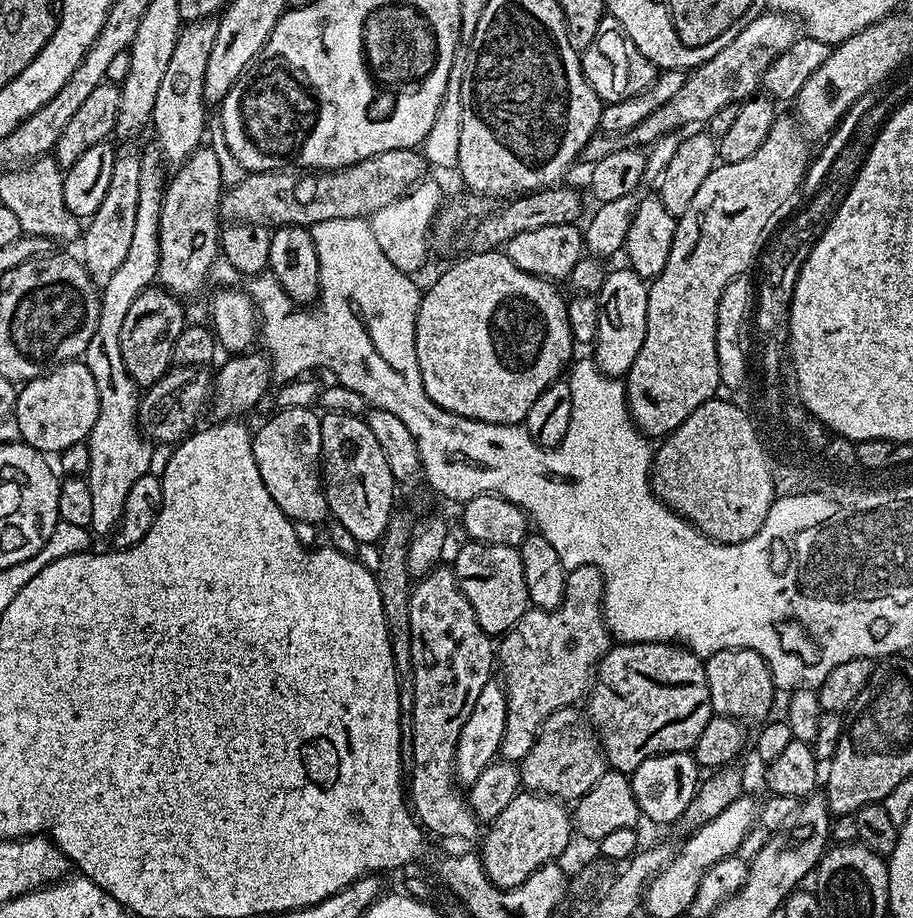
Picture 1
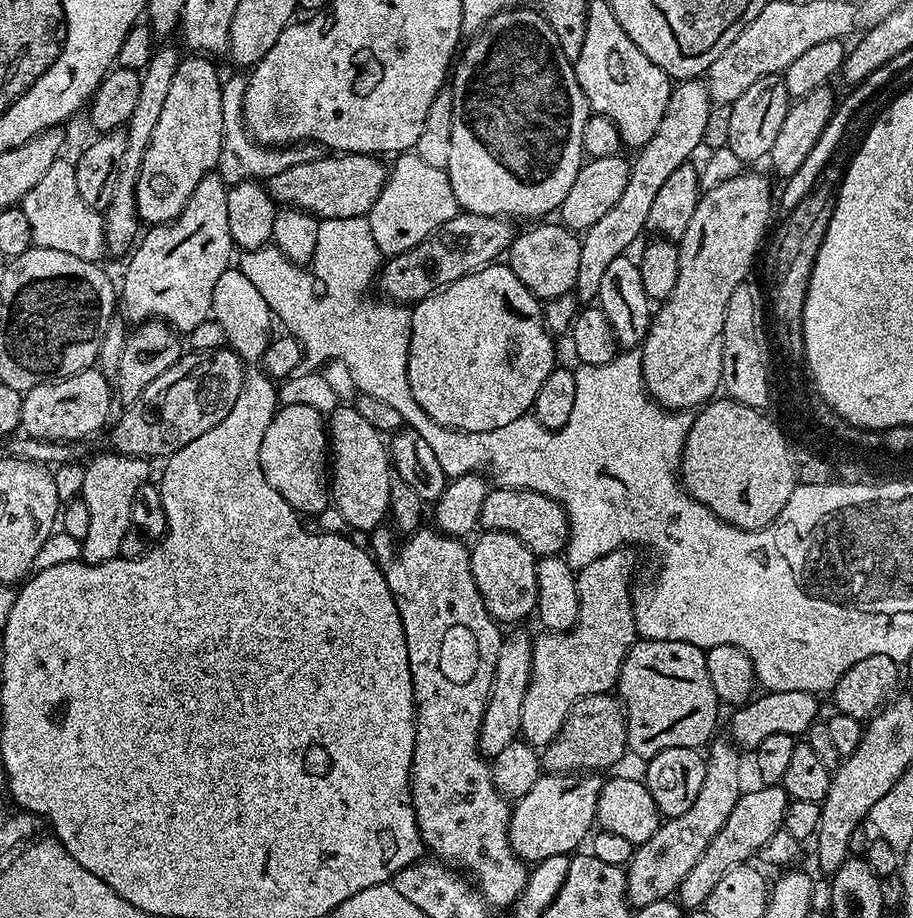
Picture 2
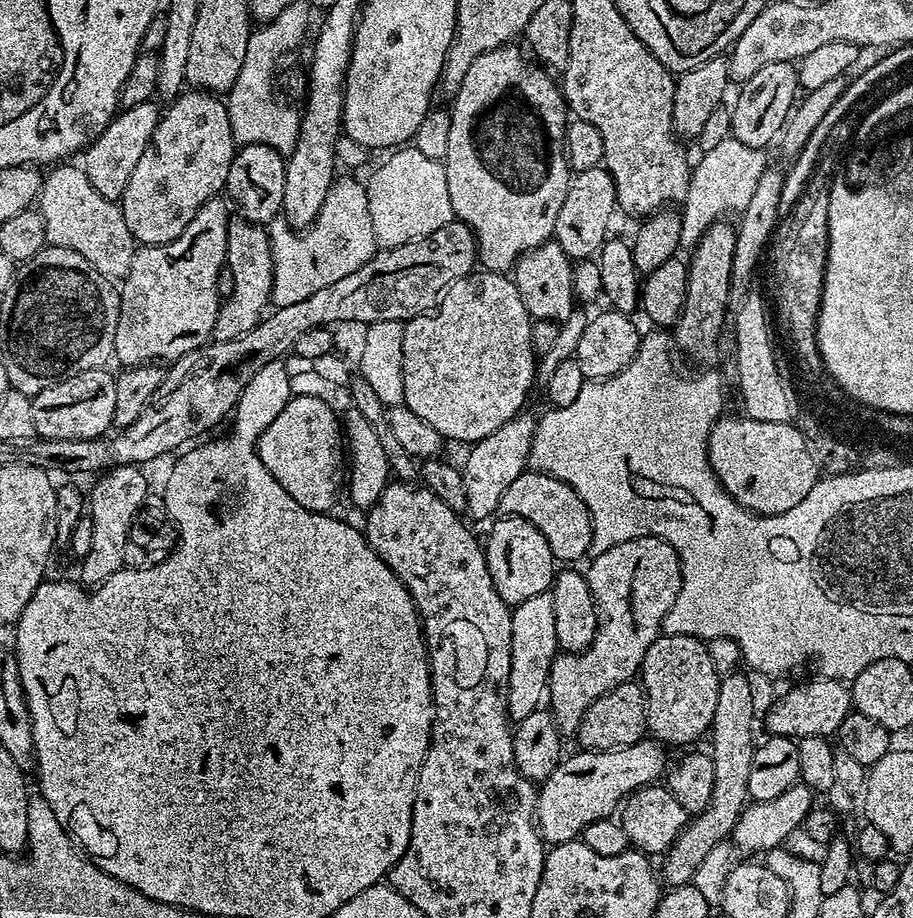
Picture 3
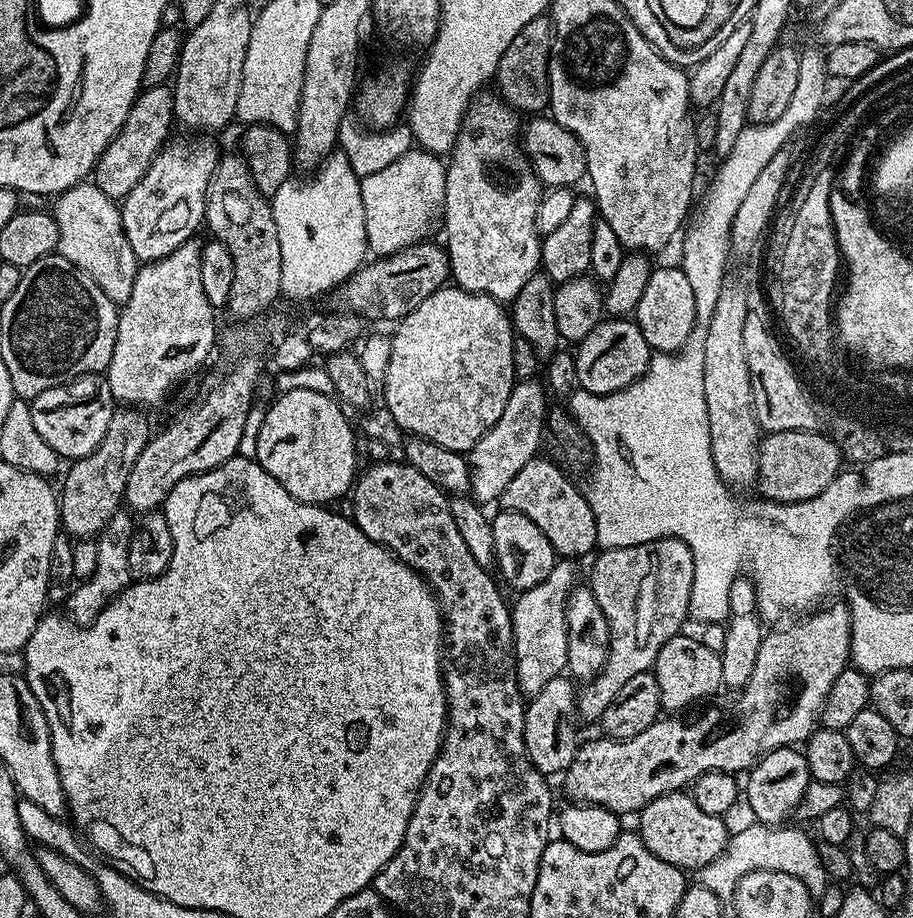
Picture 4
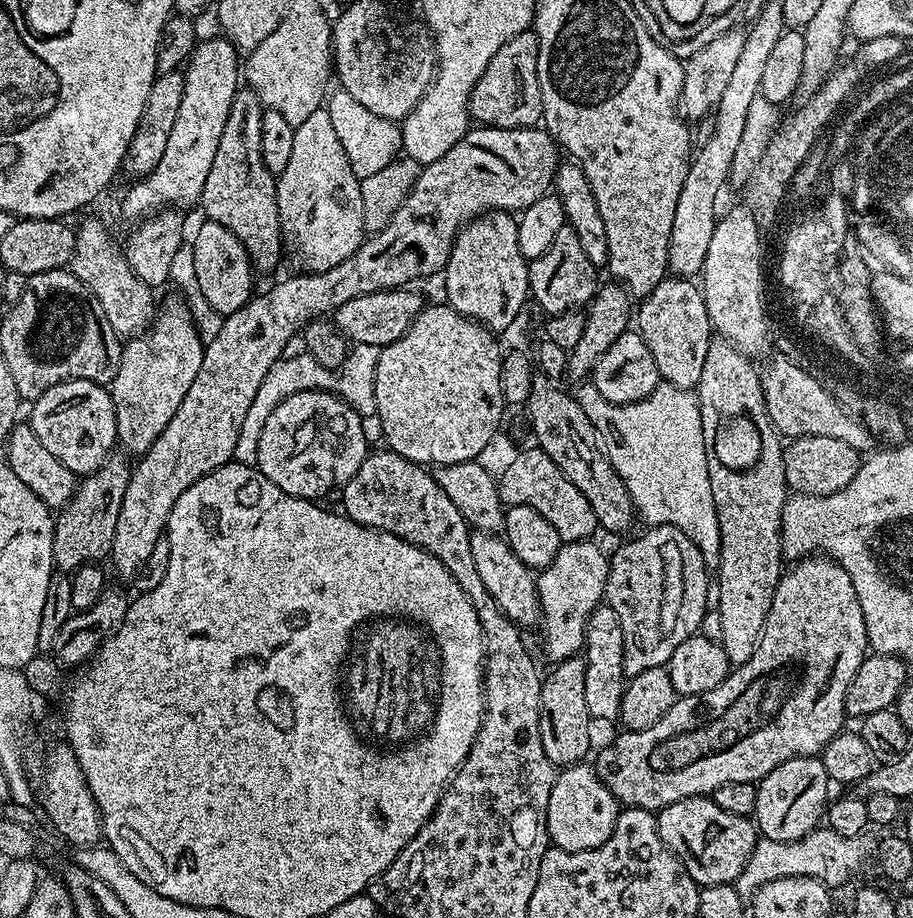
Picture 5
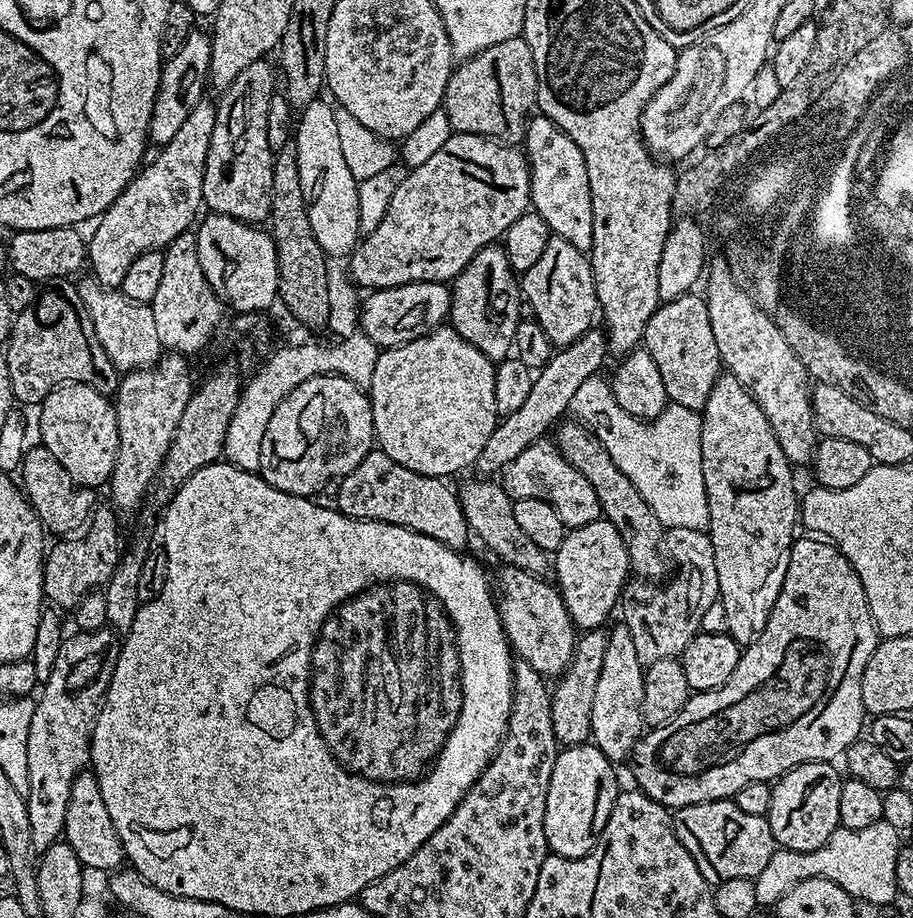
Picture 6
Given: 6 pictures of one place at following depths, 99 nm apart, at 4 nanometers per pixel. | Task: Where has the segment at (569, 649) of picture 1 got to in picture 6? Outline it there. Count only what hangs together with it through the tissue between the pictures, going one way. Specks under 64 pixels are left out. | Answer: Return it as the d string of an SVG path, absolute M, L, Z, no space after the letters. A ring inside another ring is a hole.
M667 529L662 548L667 559L676 563L676 577L665 584L641 578L629 579L618 605L619 611L624 611L622 623L630 630L630 638L634 638L634 650L638 650L640 663L645 666L662 658L679 657L686 645L700 632L702 614L706 614L706 609L720 595L718 566L714 566L712 540L707 531Z

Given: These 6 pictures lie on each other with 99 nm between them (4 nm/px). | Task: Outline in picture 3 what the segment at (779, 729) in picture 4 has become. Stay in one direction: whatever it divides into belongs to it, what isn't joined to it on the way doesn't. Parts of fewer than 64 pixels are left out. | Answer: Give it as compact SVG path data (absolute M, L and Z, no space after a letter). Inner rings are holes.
M645 738L625 748L609 752L576 750L572 757L561 759L536 793L536 827L540 839L551 846L577 839L590 822L607 820L624 801L640 788L657 783L665 775L665 749Z

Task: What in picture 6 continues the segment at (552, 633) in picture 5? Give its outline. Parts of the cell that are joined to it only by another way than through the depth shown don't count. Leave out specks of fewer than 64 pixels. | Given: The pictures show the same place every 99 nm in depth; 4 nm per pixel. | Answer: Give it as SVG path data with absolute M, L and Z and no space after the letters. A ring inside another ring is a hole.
M606 519L565 531L564 541L554 553L554 583L560 589L566 610L580 630L596 630L609 623L608 615L617 611L624 586L630 579L626 542Z

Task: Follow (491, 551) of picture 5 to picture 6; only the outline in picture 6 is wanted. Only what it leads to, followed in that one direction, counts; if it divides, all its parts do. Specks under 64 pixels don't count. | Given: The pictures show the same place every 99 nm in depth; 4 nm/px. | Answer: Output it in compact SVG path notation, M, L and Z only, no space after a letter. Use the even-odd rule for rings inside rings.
M509 564L500 566L496 576L494 572L494 588L496 608L500 611L500 621L513 653L539 676L563 676L576 650L578 629L566 610L560 589L547 579Z

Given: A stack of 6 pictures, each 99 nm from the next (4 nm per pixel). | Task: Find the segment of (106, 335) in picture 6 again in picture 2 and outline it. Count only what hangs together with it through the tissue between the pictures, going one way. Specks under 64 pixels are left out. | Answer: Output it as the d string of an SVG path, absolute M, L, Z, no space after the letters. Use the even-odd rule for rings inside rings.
M58 158L50 170L34 188L25 194L22 207L30 222L30 234L35 247L46 250L63 250L65 254L74 254L74 258L82 258L93 262L105 255L104 218L95 208L88 208L82 202L82 194L78 194L76 182L76 166L71 159Z

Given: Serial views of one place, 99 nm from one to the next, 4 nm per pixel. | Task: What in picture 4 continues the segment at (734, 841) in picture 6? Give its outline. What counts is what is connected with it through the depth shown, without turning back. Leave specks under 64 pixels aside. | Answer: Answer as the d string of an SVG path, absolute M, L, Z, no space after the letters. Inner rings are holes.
M684 790L654 798L654 802L640 809L638 819L638 834L646 850L658 854L662 862L670 862L675 868L699 870L728 848L730 830L724 825L725 821L714 814L706 814L706 810L701 810L698 802Z

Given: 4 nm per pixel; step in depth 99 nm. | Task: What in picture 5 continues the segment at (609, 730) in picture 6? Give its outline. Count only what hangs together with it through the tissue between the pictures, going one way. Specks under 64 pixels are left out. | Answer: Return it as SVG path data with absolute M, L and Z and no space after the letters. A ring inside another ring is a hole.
M601 602L586 622L586 634L582 659L586 666L586 710L593 721L613 720L620 715L622 694L626 677L624 674L624 635L618 614L607 602Z

